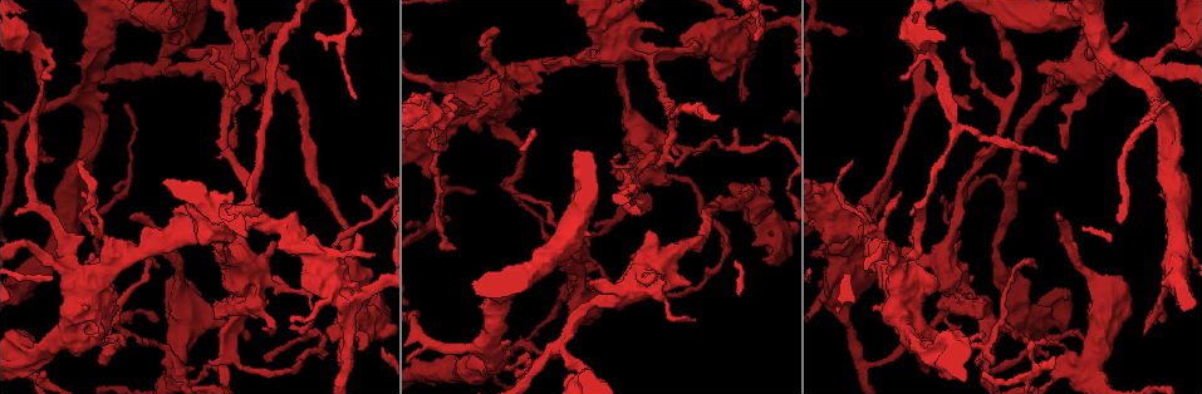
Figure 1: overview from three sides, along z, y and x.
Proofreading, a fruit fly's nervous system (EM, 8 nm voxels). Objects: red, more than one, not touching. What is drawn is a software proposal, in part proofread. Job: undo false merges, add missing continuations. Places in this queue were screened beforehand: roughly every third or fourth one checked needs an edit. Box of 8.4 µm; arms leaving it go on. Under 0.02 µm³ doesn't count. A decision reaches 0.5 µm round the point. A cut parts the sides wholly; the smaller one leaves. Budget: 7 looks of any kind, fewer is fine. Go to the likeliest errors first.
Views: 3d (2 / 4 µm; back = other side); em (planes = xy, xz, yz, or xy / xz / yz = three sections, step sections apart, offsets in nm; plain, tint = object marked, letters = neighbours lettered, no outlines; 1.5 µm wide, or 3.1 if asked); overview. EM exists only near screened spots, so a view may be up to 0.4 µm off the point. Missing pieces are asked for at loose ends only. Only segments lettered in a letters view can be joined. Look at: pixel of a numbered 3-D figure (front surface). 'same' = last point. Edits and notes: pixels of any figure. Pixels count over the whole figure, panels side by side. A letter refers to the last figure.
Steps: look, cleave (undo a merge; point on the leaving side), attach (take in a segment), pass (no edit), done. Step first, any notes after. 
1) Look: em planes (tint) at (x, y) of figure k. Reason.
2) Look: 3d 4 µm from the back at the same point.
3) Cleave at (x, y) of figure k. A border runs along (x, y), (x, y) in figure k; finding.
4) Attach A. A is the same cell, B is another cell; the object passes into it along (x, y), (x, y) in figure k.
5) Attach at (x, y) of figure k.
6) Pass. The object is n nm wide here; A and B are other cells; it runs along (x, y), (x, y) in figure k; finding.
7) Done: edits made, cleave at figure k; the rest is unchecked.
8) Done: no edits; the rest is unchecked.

Look: 3d 4 µm at (262, 212) of figure 1.

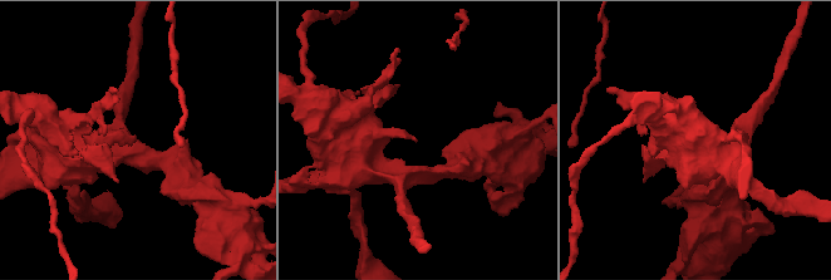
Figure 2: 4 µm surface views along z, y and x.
Look: em yz step 8 (letters) at (416, 141) of figure 2. Need the tissue.

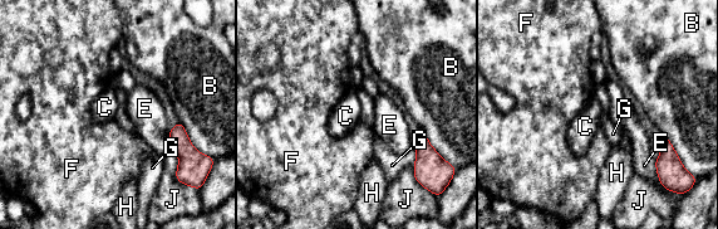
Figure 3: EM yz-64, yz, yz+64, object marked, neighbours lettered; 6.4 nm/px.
Pass. B, C, E, F, G, H and J are other cells; a border runs along (654, 161), (658, 174) in figure 3; none of them fits.

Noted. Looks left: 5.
Look: 3d 4 µm at (184, 45) of figure 1. Sudden change in width.

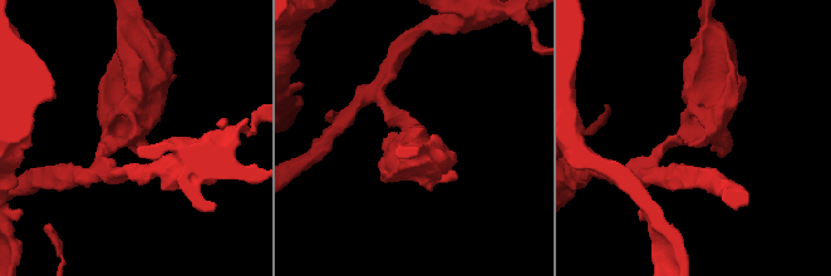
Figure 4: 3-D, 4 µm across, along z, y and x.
Look: em yz step 8 (tint) at (685, 137) of figure 4. Need the tissue.

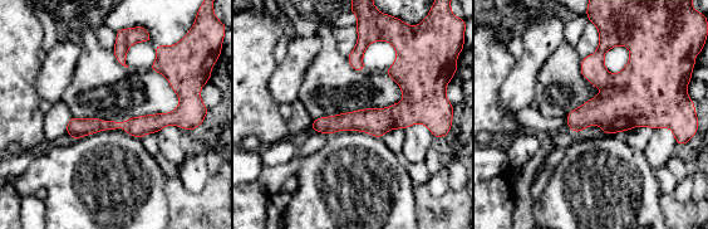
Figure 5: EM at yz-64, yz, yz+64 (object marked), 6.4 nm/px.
Look: em xz step 4 (letters) at the same point.

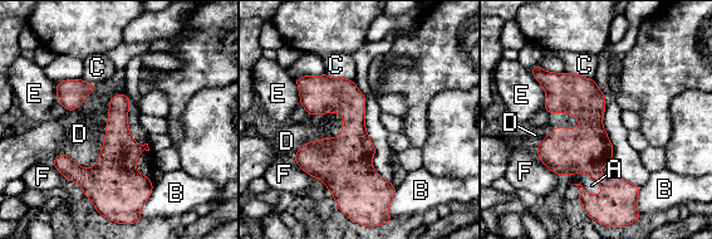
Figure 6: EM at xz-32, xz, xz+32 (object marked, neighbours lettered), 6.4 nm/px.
Pass. The object is 190 nm wide here; A, B, C, D, E and F are other cells; it runs along (544, 74), (589, 120), (609, 195) in figure 6; one cell here.

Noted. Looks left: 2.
Look: em planes (tint) at (688, 149) of figure 1. Sharp bend.

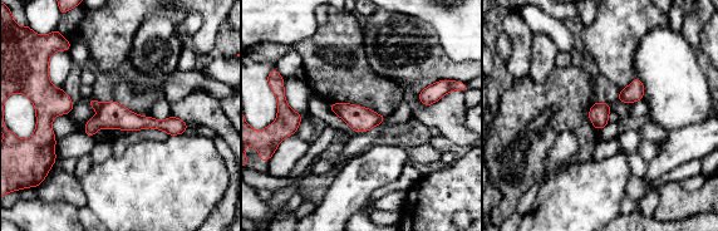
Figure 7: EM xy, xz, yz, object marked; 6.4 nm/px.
Look: em planes (letters) at the same point.

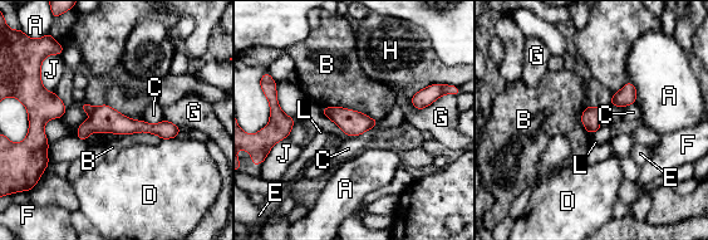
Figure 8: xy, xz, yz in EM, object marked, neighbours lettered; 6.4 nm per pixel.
Cleave at (103, 120) of figure 8. The longest contact is with B, 380 nm; A, B, C, D, E, F, G, H, J and L are other cells; the part that leaves runs along (80, 130), (123, 125), (175, 132) in figure 8; two cells meet here.

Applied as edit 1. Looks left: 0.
Done: edits made, cleave at figure 8; the rest is unchecked.

